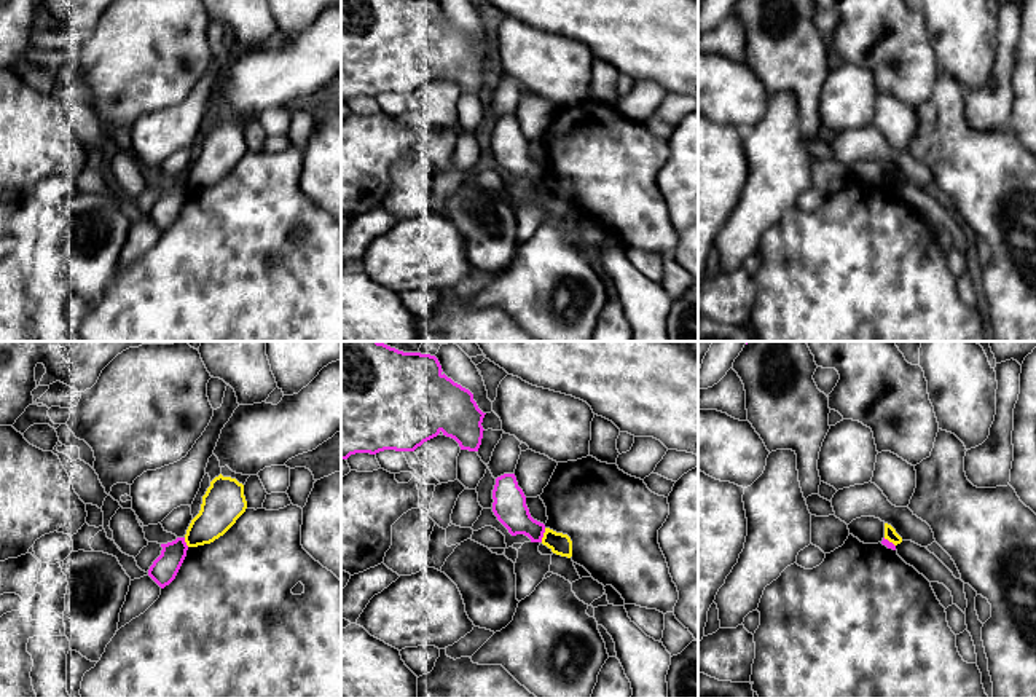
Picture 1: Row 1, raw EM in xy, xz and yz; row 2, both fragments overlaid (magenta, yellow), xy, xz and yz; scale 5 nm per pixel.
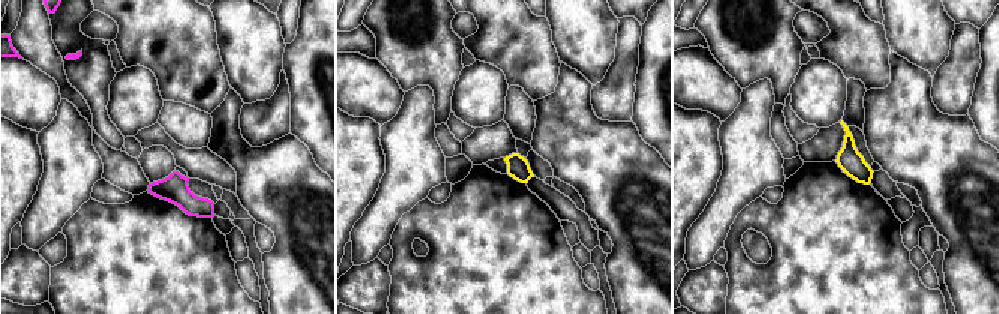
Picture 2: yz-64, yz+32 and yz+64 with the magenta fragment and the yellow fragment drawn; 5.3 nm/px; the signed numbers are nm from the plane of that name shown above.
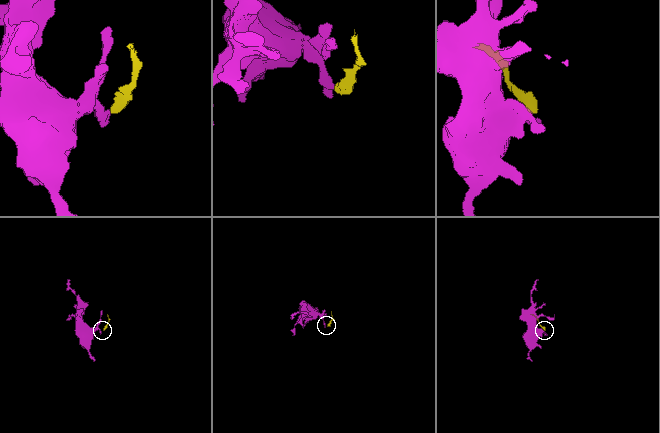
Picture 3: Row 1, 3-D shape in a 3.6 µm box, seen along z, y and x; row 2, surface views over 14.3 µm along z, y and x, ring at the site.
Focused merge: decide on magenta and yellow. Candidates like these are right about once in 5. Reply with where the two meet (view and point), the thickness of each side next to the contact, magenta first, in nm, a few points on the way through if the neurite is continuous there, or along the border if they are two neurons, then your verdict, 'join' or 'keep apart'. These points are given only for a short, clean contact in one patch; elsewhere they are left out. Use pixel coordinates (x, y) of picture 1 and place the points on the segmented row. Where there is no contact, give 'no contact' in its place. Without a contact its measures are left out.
meets magenta in xz at (542, 535); 170 nm thick on the magenta side, 110 nm on the other; border along xz (545, 528), (541, 541); keep apart

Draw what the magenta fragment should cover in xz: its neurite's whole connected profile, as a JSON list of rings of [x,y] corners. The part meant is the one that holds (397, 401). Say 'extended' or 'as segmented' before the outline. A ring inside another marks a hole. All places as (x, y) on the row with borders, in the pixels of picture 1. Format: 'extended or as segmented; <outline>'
as segmented; [[[341,341],[341,459],[384,450],[414,451],[440,432],[454,439],[461,450],[478,451],[485,415],[473,394],[443,373],[435,356],[403,352],[379,341]]]

